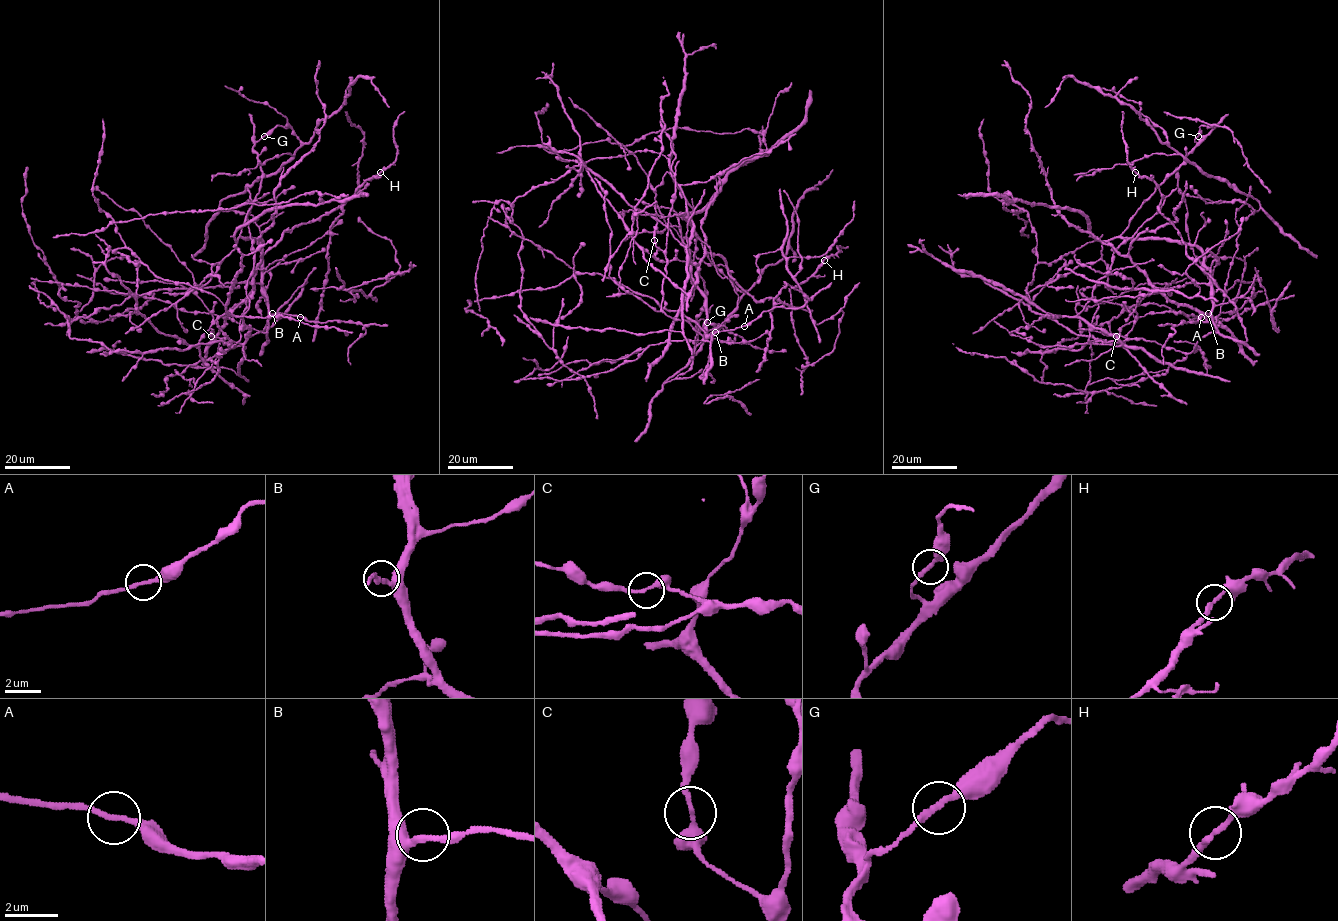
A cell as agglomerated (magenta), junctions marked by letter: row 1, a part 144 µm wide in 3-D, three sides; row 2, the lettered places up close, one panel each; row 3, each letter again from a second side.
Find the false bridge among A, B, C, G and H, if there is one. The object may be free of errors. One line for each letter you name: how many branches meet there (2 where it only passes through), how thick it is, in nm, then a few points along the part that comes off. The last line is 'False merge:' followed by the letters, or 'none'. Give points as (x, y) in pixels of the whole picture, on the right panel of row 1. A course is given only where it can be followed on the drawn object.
False merge: none

